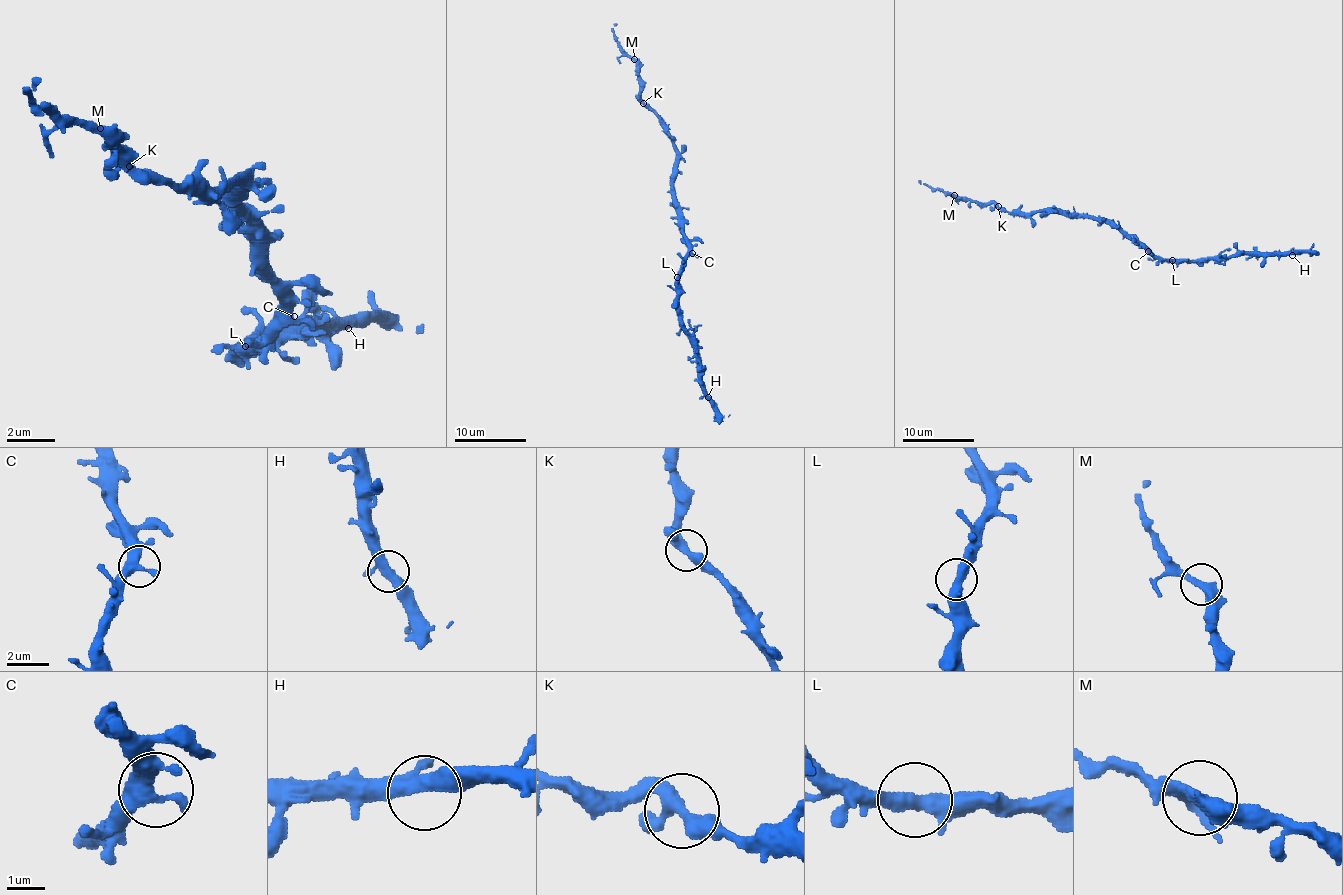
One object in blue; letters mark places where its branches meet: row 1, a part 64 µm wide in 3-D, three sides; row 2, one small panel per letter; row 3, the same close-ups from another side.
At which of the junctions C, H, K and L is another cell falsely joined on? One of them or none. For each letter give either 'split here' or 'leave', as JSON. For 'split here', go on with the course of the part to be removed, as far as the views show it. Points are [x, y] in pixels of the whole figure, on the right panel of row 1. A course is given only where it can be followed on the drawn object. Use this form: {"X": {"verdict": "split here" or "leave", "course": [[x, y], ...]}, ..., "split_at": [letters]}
{"C": {"verdict": "leave"}, "H": {"verdict": "leave"}, "K": {"verdict": "leave"}, "L": {"verdict": "leave"}, "split_at": []}

